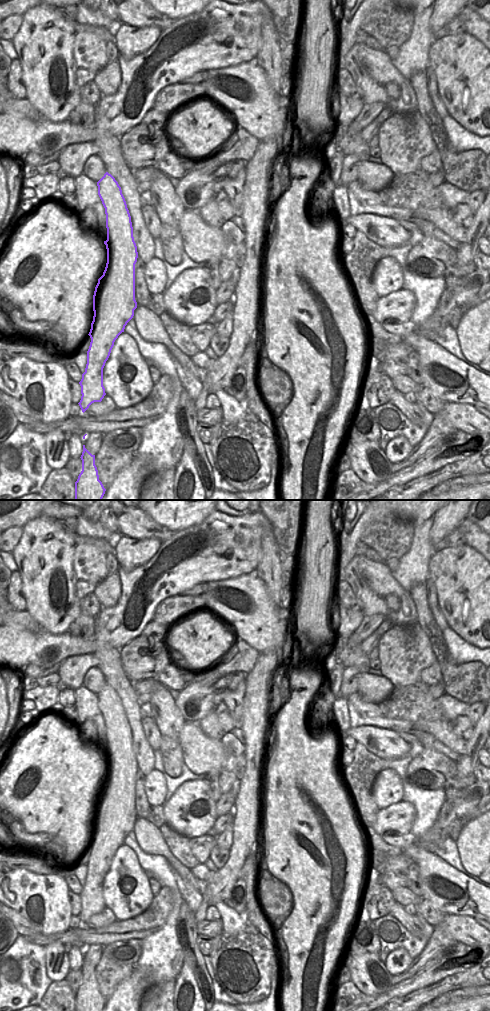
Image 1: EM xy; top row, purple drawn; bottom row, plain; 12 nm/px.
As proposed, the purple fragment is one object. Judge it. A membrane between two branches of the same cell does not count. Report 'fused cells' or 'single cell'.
fused cells

